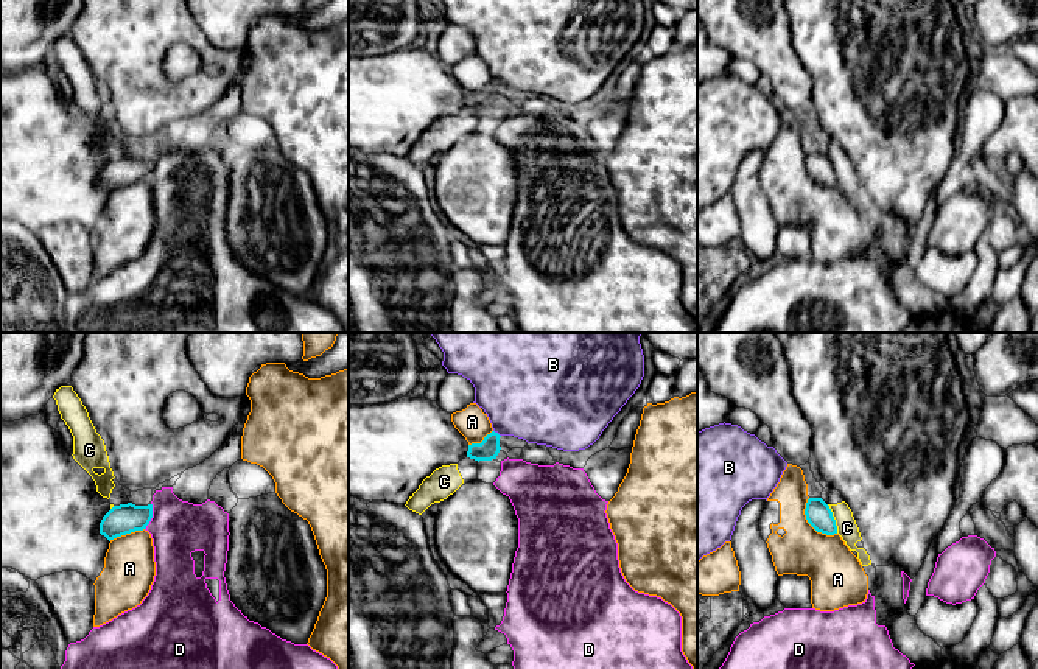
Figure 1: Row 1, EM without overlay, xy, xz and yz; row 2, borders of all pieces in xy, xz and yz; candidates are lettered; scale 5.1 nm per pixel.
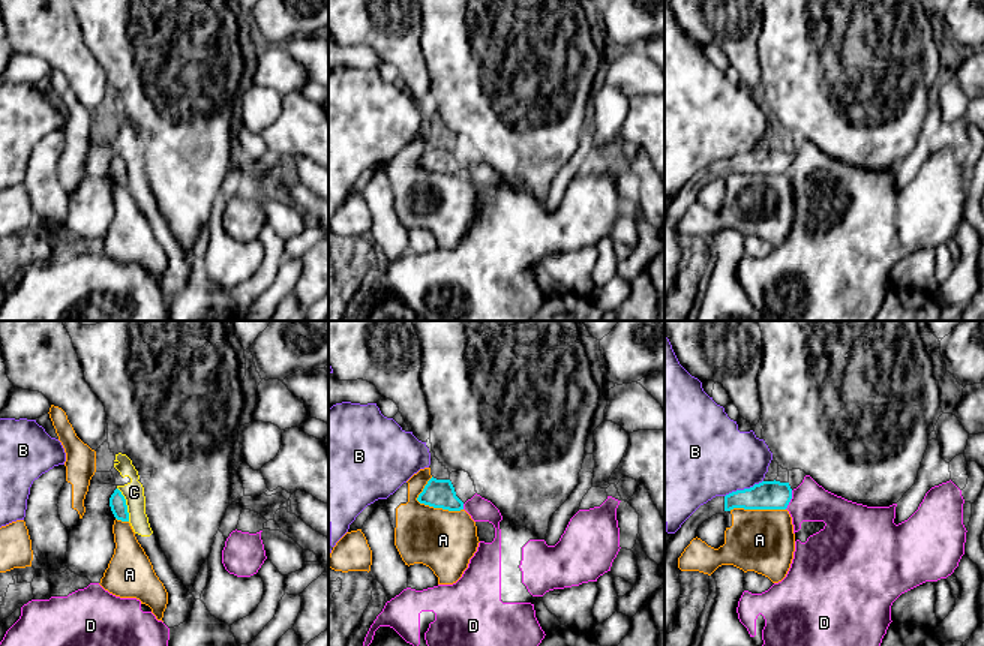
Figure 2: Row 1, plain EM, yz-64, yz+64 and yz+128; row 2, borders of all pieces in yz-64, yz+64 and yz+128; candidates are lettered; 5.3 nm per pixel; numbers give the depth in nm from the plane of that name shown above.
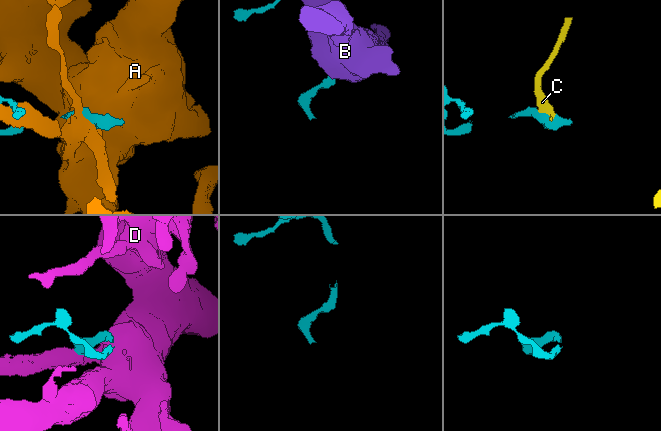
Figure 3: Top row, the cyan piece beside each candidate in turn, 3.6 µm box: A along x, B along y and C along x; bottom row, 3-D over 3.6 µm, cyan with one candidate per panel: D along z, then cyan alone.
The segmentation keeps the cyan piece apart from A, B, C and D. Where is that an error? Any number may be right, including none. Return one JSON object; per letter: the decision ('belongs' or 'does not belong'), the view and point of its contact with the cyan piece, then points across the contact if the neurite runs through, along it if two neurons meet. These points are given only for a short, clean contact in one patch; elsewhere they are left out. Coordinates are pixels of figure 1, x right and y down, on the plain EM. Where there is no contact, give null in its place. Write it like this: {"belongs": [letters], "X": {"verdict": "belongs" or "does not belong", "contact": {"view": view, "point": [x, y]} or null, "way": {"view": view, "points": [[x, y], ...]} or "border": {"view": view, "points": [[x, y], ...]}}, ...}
{"belongs": [], "A": {"verdict": "does not belong", "contact": {"view": "yz", "point": [811, 176]}}, "B": {"verdict": "does not belong", "contact": {"view": "xz", "point": [497, 84]}}, "C": {"verdict": "does not belong", "contact": {"view": "yz", "point": [833, 170]}}, "D": {"verdict": "does not belong", "contact": {"view": "xy", "point": [151, 168]}}}

